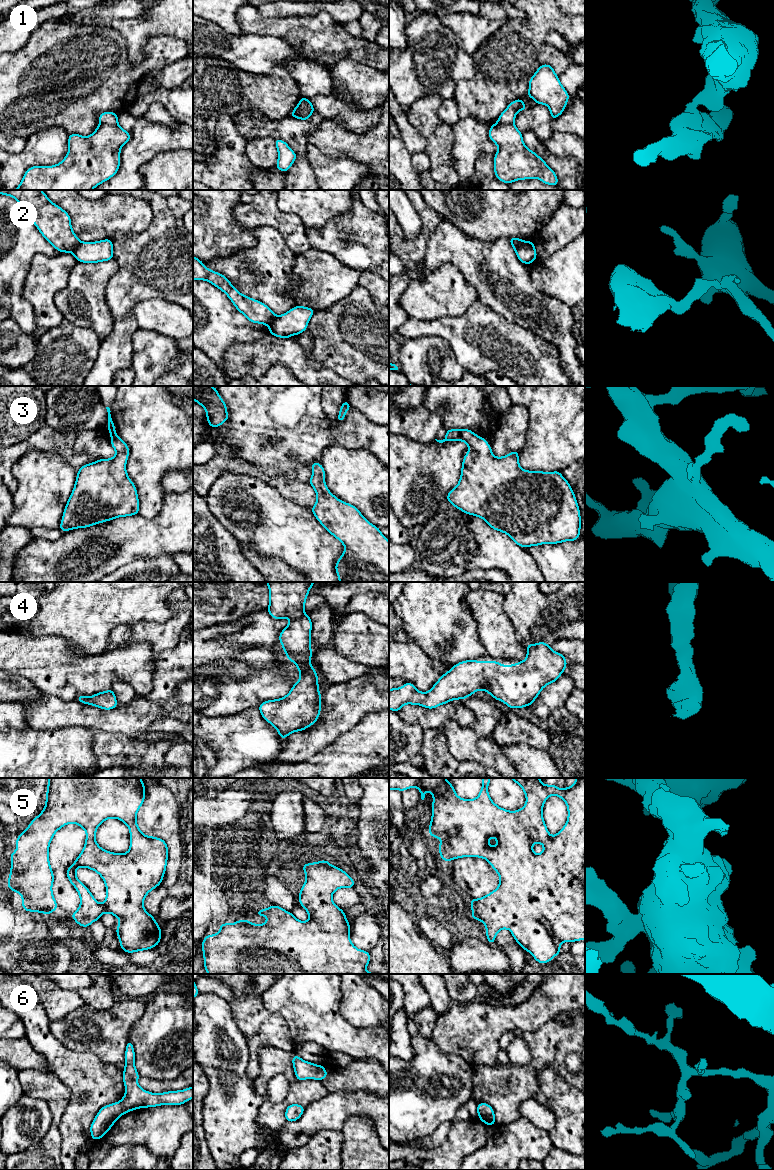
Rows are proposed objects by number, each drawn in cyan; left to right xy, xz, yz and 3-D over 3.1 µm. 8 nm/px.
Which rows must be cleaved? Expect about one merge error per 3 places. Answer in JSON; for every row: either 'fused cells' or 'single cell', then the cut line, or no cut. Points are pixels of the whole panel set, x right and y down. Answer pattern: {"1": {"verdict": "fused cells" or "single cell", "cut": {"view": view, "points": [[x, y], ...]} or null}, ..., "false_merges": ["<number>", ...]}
{"1": {"verdict": "fused cells", "cut": {"view": "xz", "points": [[308, 99], [305, 103], [306, 110]]}}, "2": {"verdict": "fused cells", "cut": {"view": "xy", "points": [[80, 241], [72, 252]]}}, "3": {"verdict": "single cell", "cut": null}, "4": {"verdict": "single cell", "cut": null}, "5": {"verdict": "single cell", "cut": null}, "6": {"verdict": "single cell", "cut": null}, "false_merges": ["1", "2"]}

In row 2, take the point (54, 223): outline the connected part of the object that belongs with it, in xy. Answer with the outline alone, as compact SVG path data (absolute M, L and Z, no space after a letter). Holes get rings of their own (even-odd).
M0 190L0 194L16 199L41 235L61 253L73 253L74 249L80 244L81 241L72 229L69 214L60 206L52 203L42 190Z

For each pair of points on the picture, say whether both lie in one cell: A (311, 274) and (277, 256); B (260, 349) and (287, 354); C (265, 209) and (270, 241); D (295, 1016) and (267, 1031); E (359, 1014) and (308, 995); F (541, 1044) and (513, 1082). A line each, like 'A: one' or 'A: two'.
A: two
B: one
C: two
D: two
E: two
F: one

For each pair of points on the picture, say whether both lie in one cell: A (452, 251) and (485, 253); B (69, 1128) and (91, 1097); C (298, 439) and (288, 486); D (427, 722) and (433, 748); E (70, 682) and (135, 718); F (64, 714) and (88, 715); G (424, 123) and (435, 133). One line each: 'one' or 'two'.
A: one
B: one
C: two
D: two
E: two
F: one
G: one

